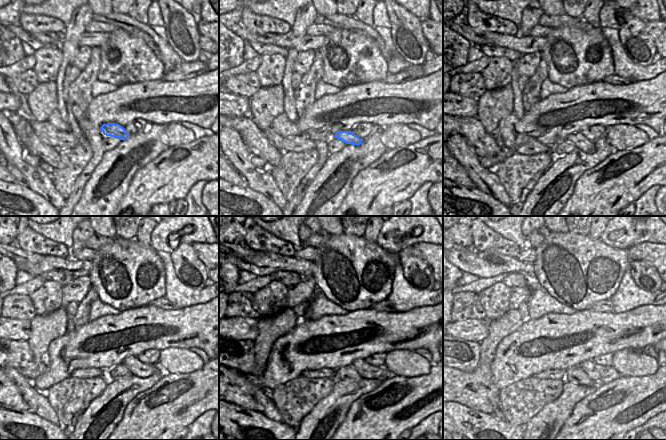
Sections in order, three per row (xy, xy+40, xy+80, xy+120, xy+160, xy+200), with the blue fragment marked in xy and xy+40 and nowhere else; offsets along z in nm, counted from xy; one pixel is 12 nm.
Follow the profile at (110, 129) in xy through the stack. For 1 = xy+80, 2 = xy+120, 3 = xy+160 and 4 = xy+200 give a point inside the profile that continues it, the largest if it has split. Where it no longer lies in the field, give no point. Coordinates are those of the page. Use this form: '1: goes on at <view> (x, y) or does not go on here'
1: goes on at xy+80 (582, 143)
2: goes on at xy+120 (139, 369)
3: goes on at xy+160 (367, 371)
4: goes on at xy+200 (597, 373)

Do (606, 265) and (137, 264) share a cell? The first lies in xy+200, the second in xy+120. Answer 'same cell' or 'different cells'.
same cell

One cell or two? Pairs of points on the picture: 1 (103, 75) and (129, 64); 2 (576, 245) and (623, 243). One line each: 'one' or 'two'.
1: one
2: two

